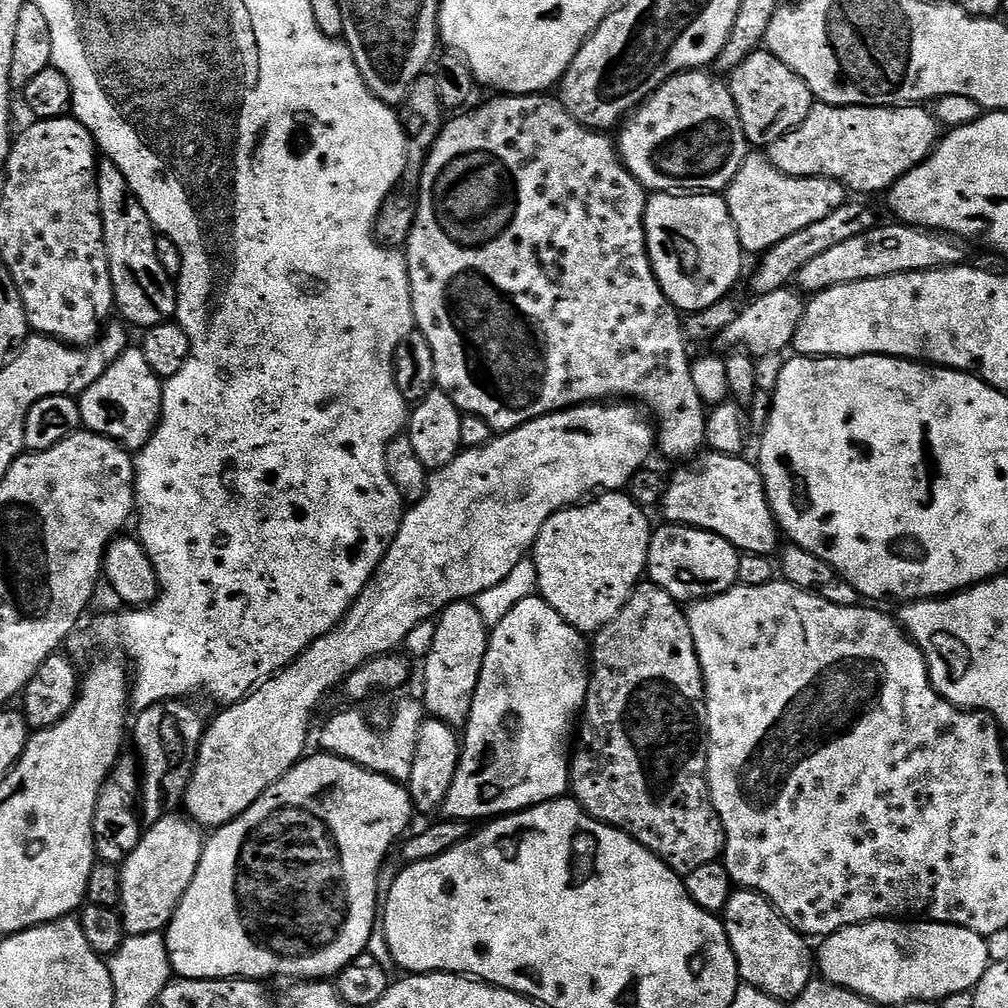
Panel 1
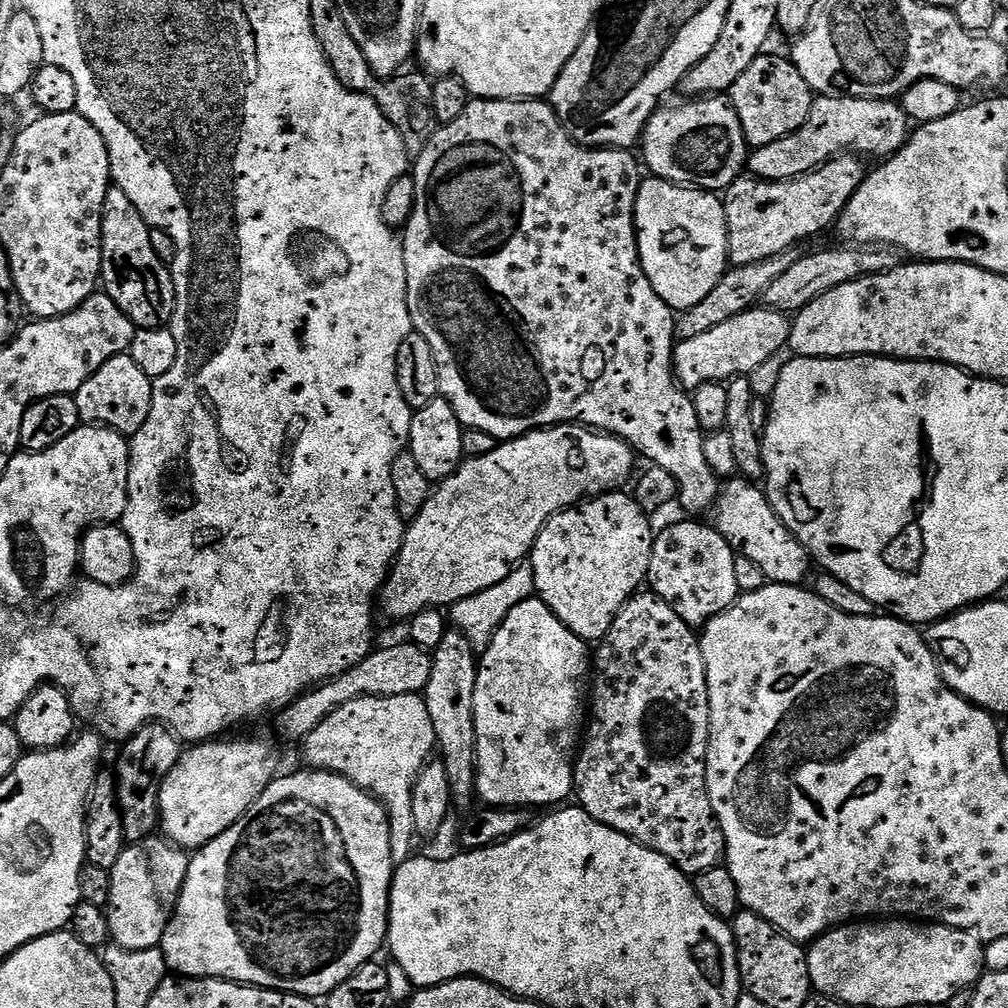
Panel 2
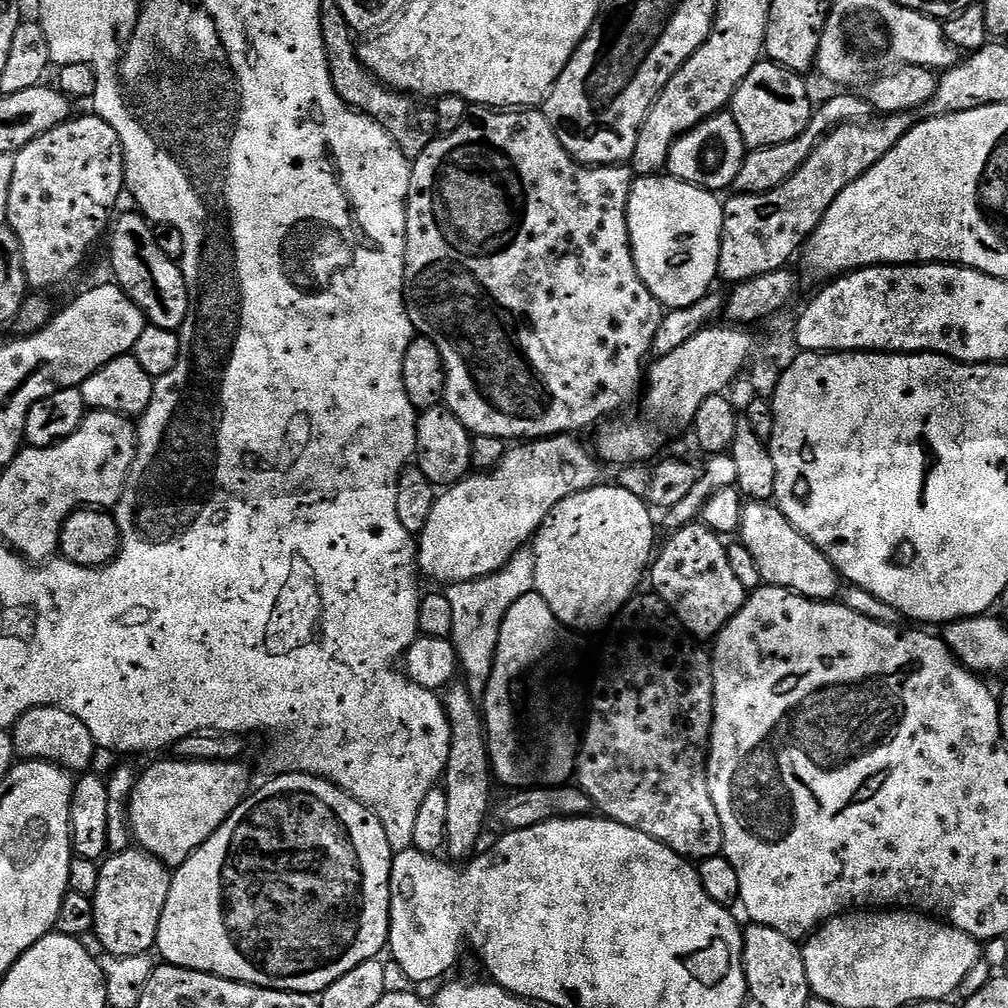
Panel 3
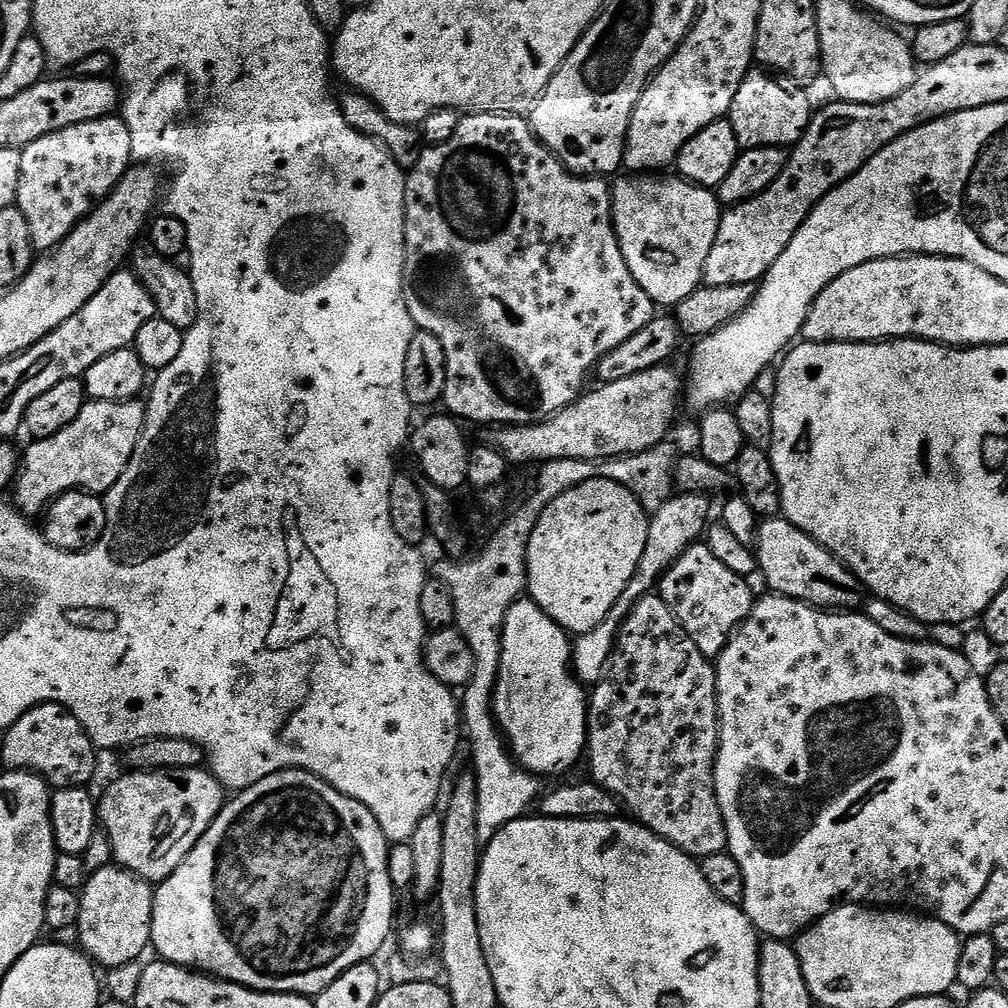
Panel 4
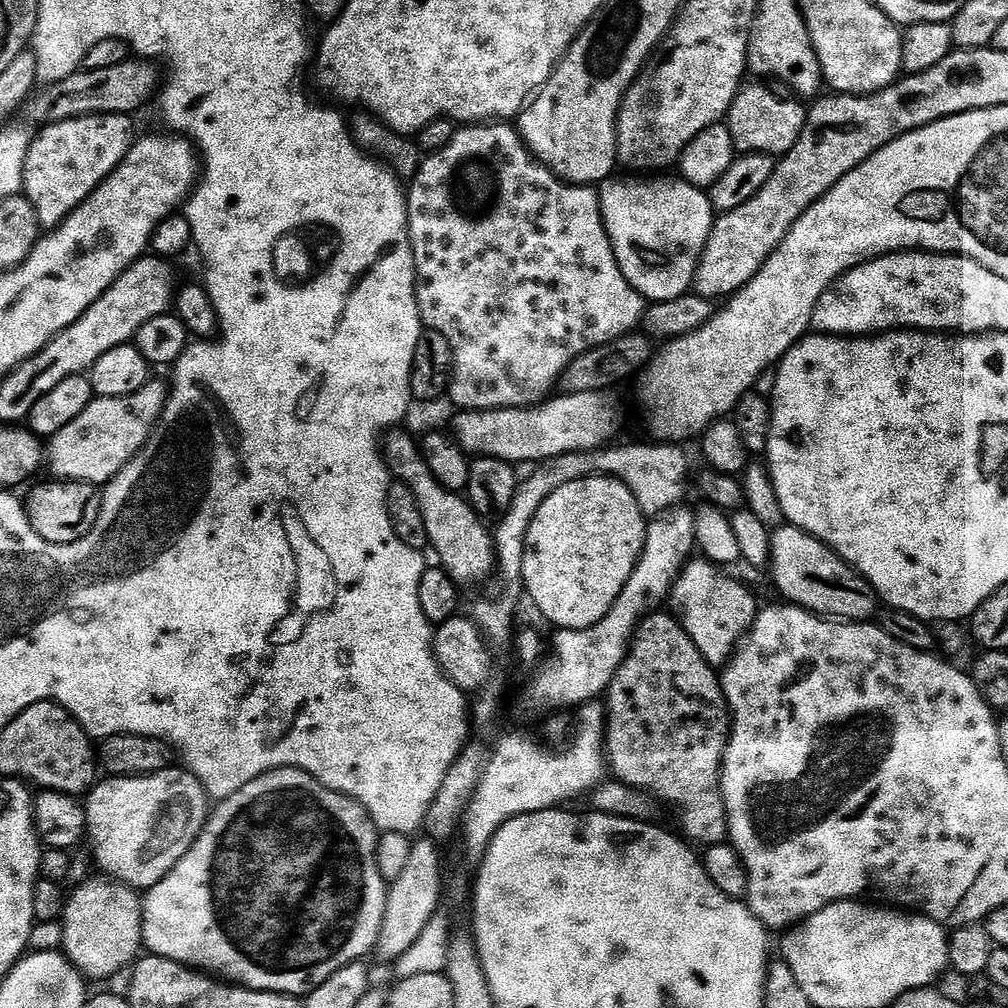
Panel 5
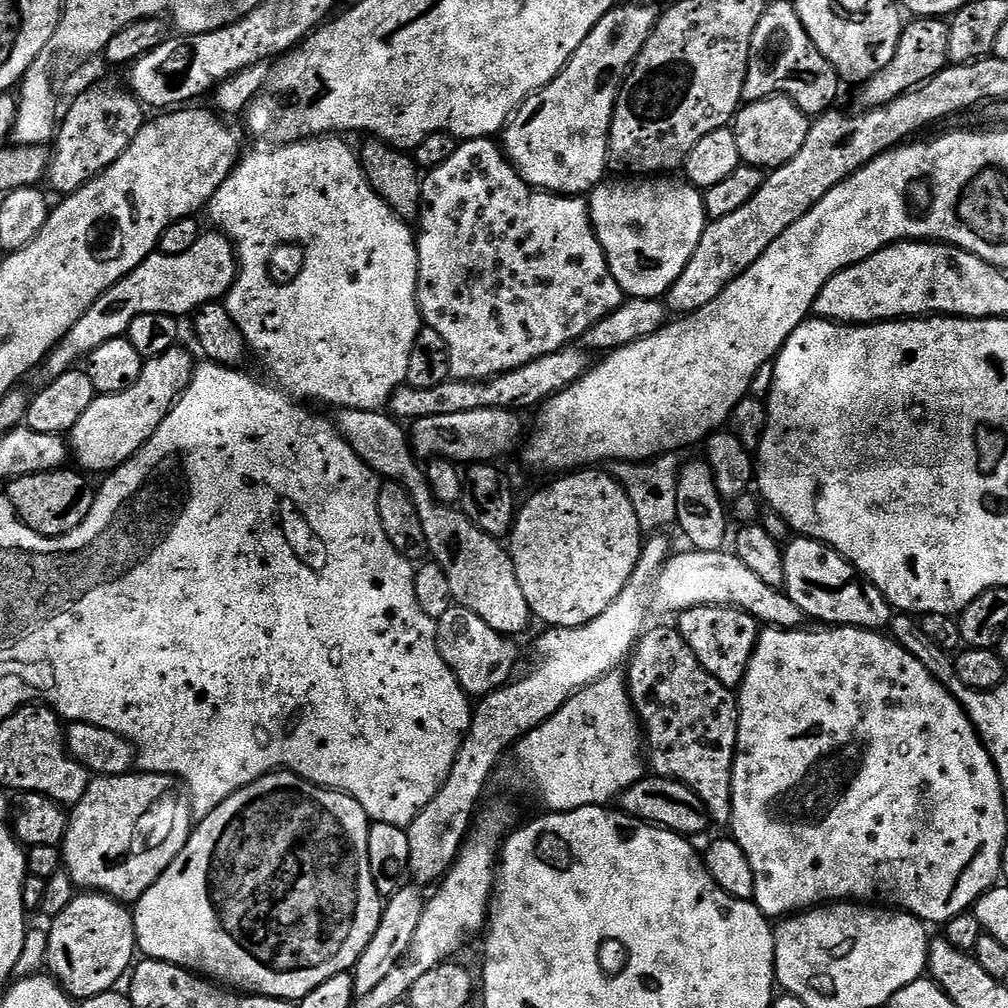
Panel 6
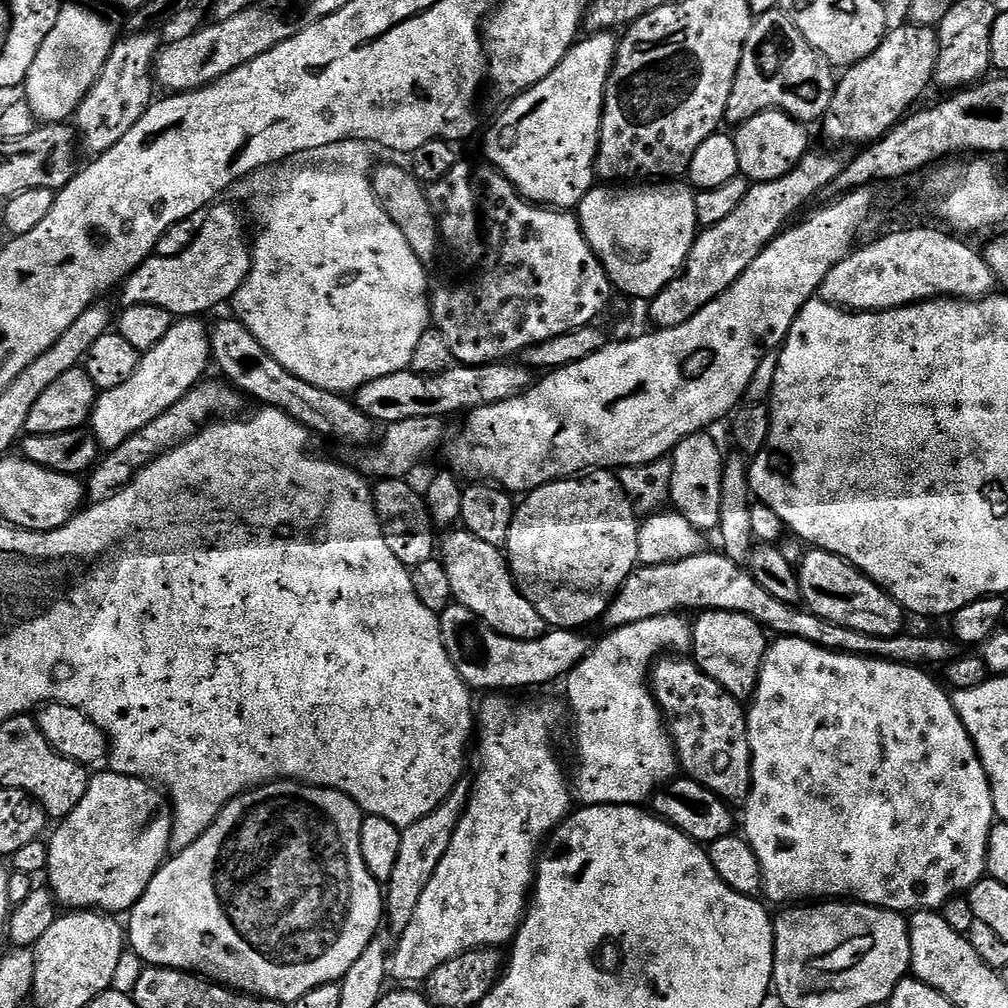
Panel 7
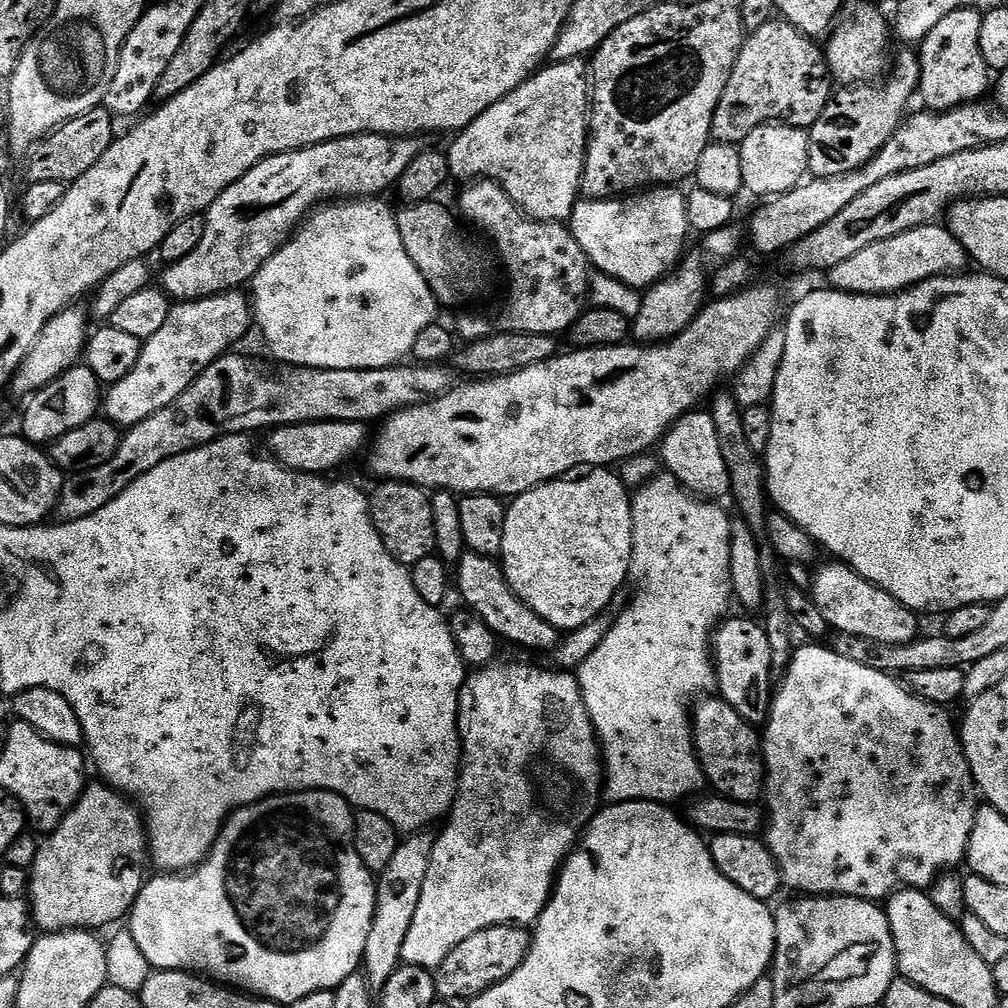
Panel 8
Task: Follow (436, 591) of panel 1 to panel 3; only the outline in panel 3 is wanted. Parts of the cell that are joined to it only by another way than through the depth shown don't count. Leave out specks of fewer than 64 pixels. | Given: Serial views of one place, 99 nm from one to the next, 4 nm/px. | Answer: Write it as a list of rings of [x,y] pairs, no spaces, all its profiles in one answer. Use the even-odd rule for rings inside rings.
[[[565,434],[517,443],[509,447],[502,462],[495,468],[469,474],[457,484],[445,487],[437,495],[424,528],[418,534],[416,562],[419,571],[423,575],[425,572],[432,580],[441,580],[441,585],[447,586],[480,580],[506,566],[512,555],[521,551],[535,537],[537,530],[544,525],[544,519],[554,510],[554,506],[558,506],[558,502],[587,488],[596,487],[601,479],[601,465],[597,457],[589,449],[588,453],[576,440],[579,439],[575,435]],[[171,758],[172,760],[160,760],[157,764],[152,764],[144,773],[139,773],[136,784],[132,788],[132,797],[128,800],[128,827],[132,829],[132,839],[143,851],[148,852],[152,856],[157,856],[165,866],[179,866],[185,864],[192,857],[192,853],[196,849],[202,847],[216,831],[222,826],[222,822],[226,822],[226,818],[230,818],[230,814],[235,808],[243,802],[245,796],[250,791],[248,785],[248,772],[243,768],[243,763],[229,762],[226,764],[215,764],[214,762],[202,762],[201,760],[181,760],[179,758]]]

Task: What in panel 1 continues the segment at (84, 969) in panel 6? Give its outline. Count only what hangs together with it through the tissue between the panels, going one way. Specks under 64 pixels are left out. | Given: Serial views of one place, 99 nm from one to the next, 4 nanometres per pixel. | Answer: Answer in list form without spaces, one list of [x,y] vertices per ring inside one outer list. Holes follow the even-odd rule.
[[[184,814],[162,818],[141,835],[138,846],[134,846],[120,868],[122,898],[118,911],[124,919],[127,935],[164,932],[167,929],[190,882],[194,882],[205,839],[200,825]]]

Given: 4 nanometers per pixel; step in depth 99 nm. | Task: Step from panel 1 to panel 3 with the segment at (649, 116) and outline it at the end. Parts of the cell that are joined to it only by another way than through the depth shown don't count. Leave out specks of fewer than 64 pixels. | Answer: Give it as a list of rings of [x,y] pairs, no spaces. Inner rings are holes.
[[[725,110],[702,121],[698,127],[691,128],[685,136],[679,136],[670,150],[666,168],[682,182],[690,182],[720,194],[723,188],[731,189],[735,185],[745,155],[744,139],[738,130],[738,122],[734,122],[731,111]]]

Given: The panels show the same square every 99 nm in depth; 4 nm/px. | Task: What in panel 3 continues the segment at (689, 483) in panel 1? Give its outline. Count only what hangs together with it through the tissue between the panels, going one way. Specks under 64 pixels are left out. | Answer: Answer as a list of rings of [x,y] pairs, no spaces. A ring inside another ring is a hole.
[[[745,503],[738,536],[746,550],[750,550],[750,558],[754,558],[765,585],[785,588],[811,600],[832,602],[841,595],[842,577],[830,558],[826,558],[826,554],[822,554],[822,550],[807,540],[771,503]]]

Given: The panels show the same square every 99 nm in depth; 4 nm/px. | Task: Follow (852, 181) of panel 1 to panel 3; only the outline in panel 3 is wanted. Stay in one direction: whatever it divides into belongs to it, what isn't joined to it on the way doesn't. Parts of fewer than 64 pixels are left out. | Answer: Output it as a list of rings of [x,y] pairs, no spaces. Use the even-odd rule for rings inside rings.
[[[832,96],[824,105],[817,107],[812,114],[812,120],[808,124],[808,129],[802,134],[798,134],[798,138],[794,138],[790,142],[782,142],[774,146],[766,146],[765,148],[753,148],[745,155],[742,162],[742,170],[738,170],[738,178],[736,179],[734,188],[737,193],[745,196],[753,196],[754,194],[762,194],[774,190],[778,186],[785,184],[791,176],[806,162],[806,158],[810,158],[810,154],[815,150],[817,144],[828,135],[832,129],[840,124],[849,122],[860,122],[865,119],[864,116],[870,112],[870,105],[867,99],[856,96]]]

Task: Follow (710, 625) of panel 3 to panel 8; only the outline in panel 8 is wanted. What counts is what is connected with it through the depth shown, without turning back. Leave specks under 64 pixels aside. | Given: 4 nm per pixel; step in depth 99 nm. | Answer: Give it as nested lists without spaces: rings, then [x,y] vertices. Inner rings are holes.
[[[728,618],[723,621],[717,627],[714,633],[714,663],[716,666],[716,686],[718,689],[719,699],[725,700],[727,704],[734,710],[738,710],[738,714],[742,714],[742,718],[748,724],[753,726],[763,726],[768,722],[768,715],[772,709],[772,698],[774,695],[774,676],[772,680],[772,656],[774,656],[774,650],[770,646],[770,638],[768,637],[768,632],[764,629],[763,623],[756,618],[748,618],[752,620],[732,620],[733,618]]]

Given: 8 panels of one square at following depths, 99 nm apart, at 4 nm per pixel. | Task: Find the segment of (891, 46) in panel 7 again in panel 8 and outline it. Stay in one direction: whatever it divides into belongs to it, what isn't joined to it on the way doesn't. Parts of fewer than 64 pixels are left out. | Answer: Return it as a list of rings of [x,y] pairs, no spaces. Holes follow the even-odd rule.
[[[904,51],[908,52],[900,52],[897,56],[895,53],[894,67],[886,78],[879,82],[841,87],[828,101],[826,110],[822,110],[818,122],[807,129],[810,142],[808,170],[813,177],[850,174],[866,166],[866,162],[870,162],[870,158],[874,158],[874,154],[890,142],[894,130],[898,130],[900,123],[906,119],[908,103],[920,90],[920,57],[915,51]]]

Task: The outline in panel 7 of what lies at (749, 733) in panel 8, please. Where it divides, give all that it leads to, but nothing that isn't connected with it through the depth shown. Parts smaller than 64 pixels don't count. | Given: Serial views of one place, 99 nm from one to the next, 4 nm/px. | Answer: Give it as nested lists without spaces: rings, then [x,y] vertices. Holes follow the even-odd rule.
[[[668,658],[659,659],[652,665],[650,687],[665,725],[670,726],[683,775],[706,786],[729,804],[739,805],[748,797],[752,785],[752,755],[745,705],[722,690],[722,686],[702,672],[695,662],[684,661],[684,658],[664,659]]]

